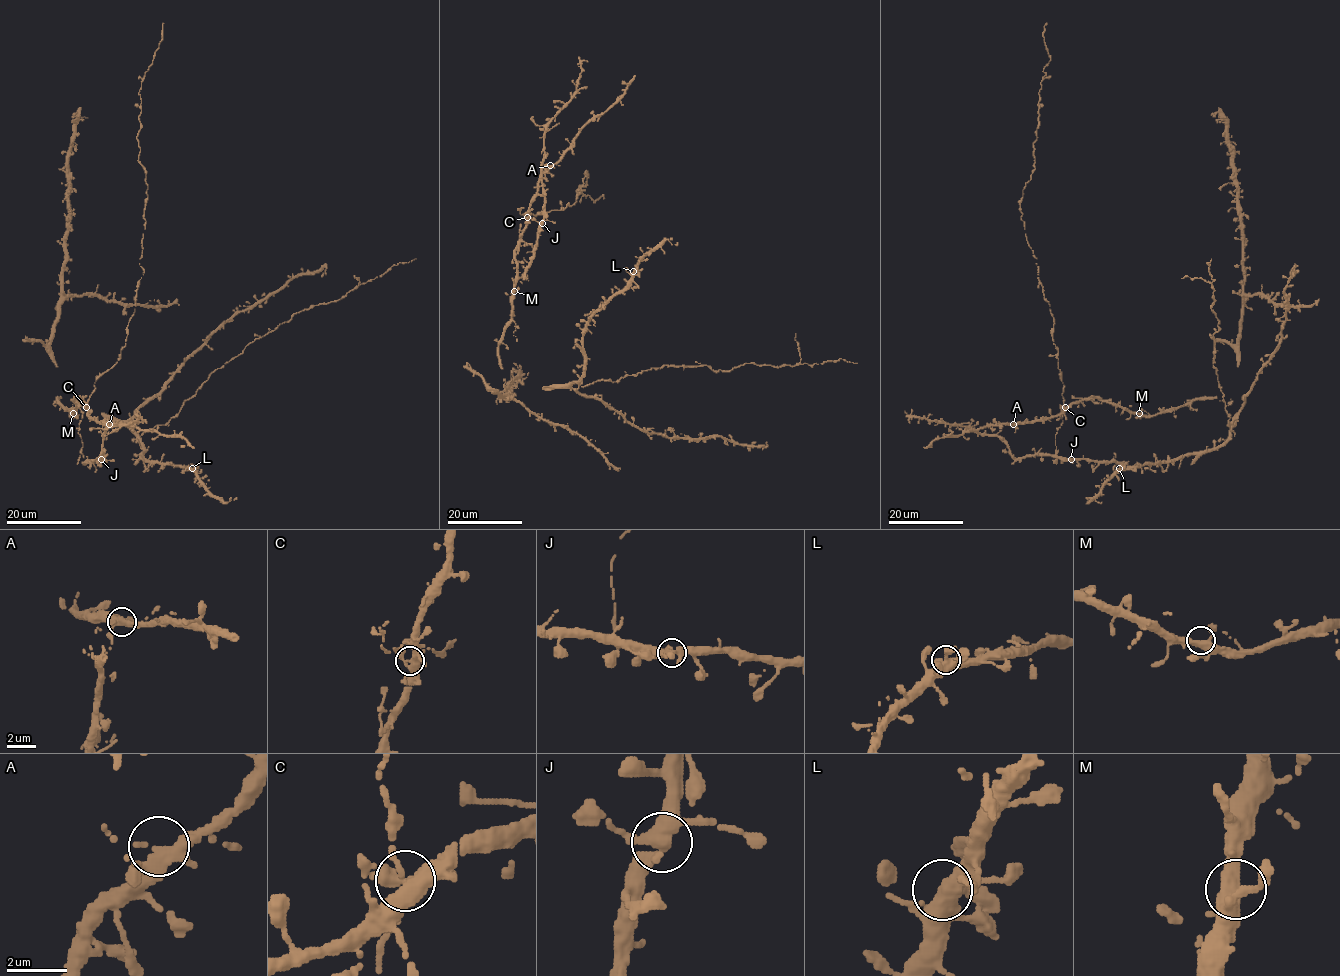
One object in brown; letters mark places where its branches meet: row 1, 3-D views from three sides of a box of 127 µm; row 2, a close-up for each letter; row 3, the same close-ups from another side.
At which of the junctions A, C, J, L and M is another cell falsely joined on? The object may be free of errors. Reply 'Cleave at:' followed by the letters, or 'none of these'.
Cleave at: none of these

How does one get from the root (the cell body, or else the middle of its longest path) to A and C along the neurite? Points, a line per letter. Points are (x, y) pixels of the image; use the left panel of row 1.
A: (72, 415), (75, 398), (86, 405), (90, 417), (109, 424)
C: (72, 415), (75, 398), (86, 407)

